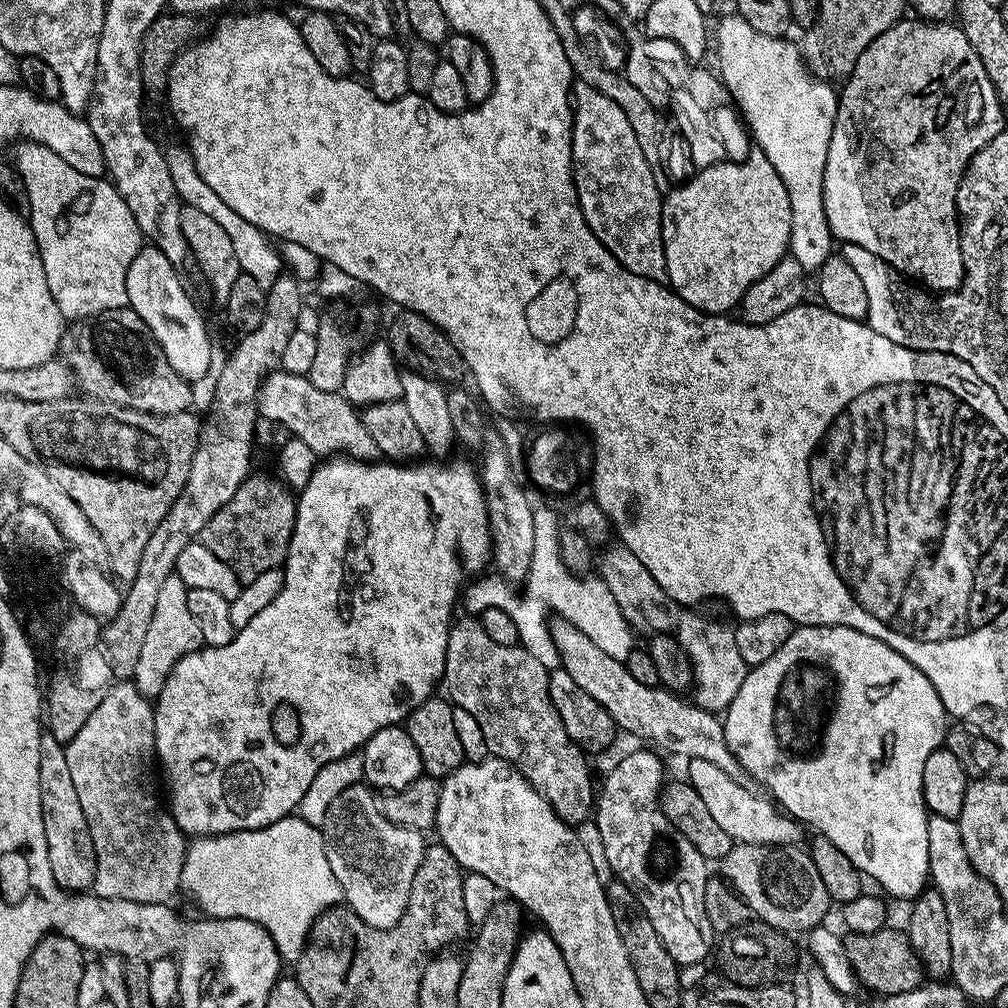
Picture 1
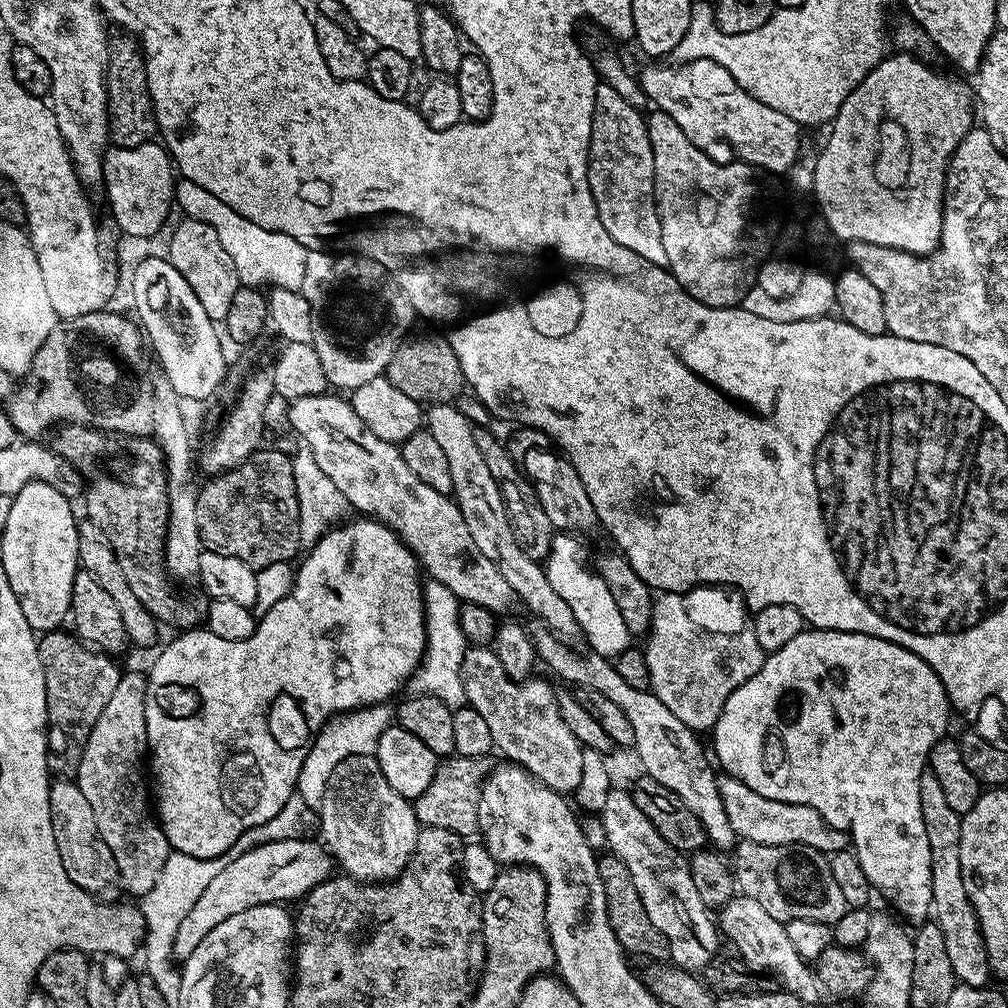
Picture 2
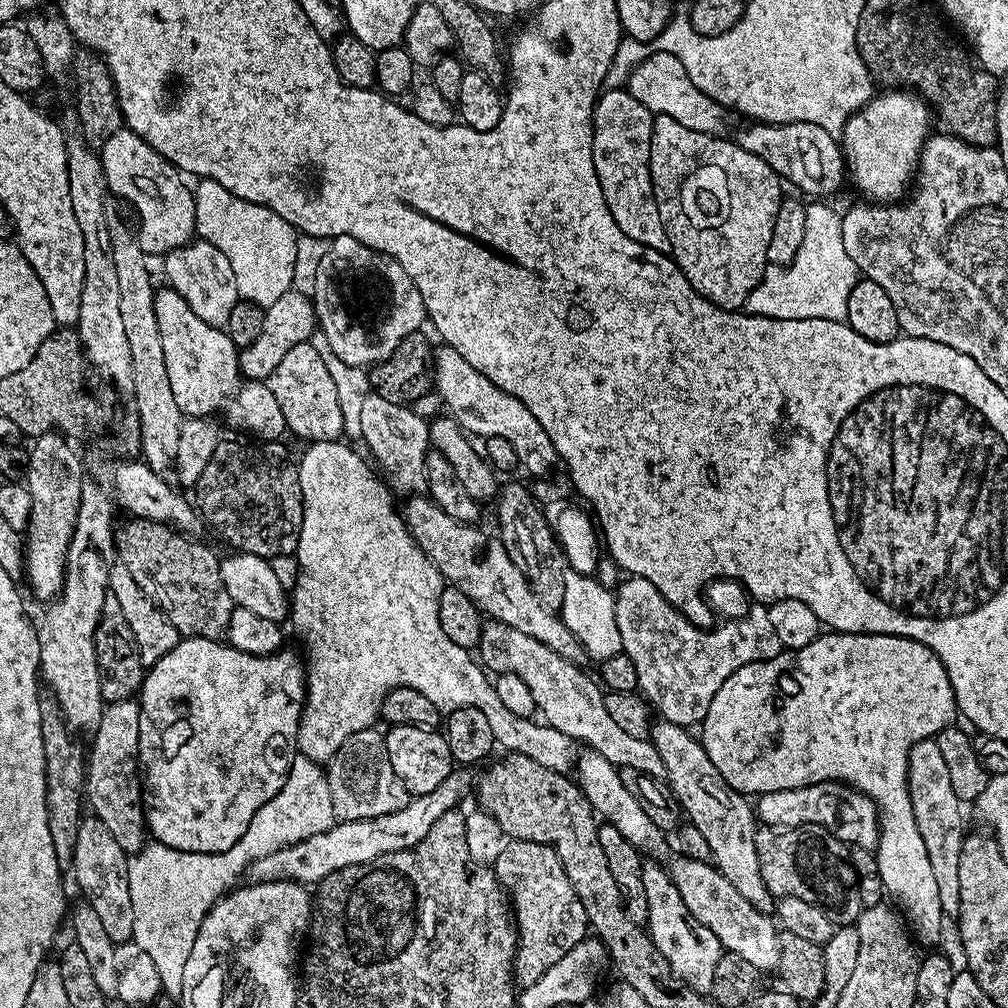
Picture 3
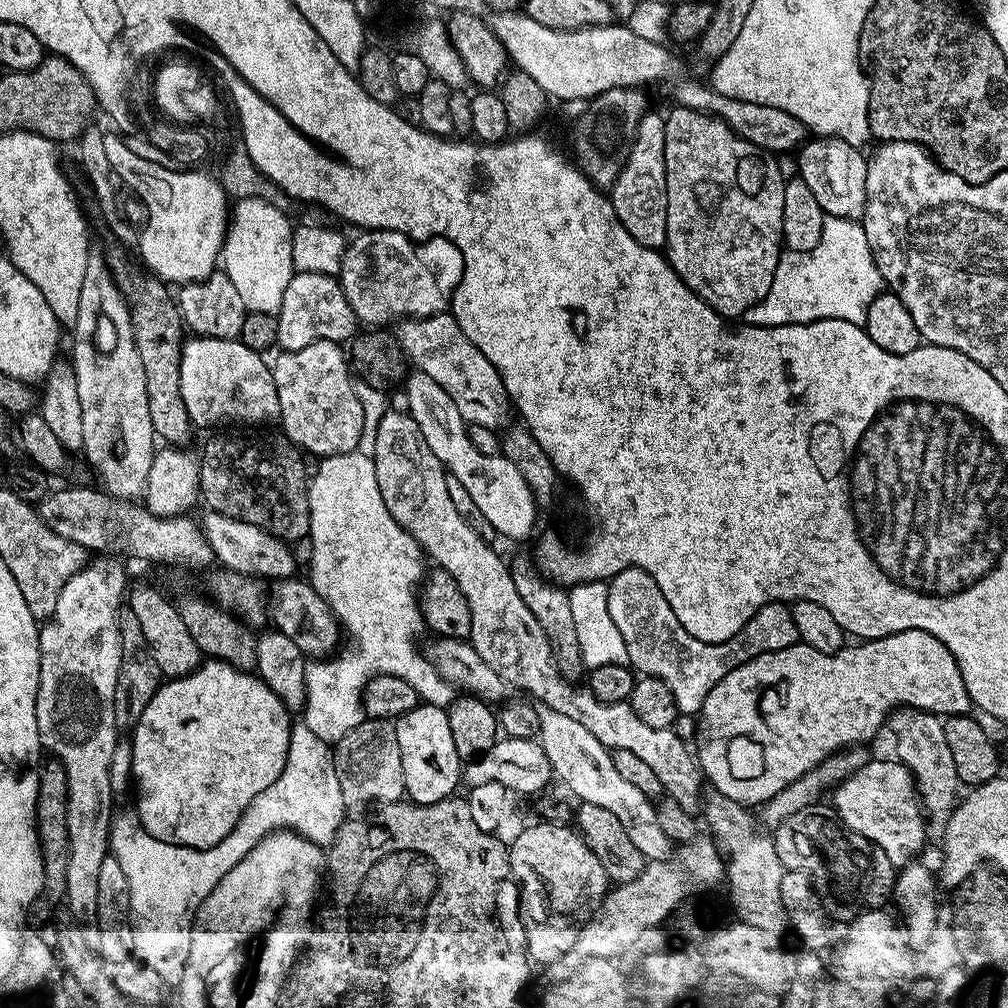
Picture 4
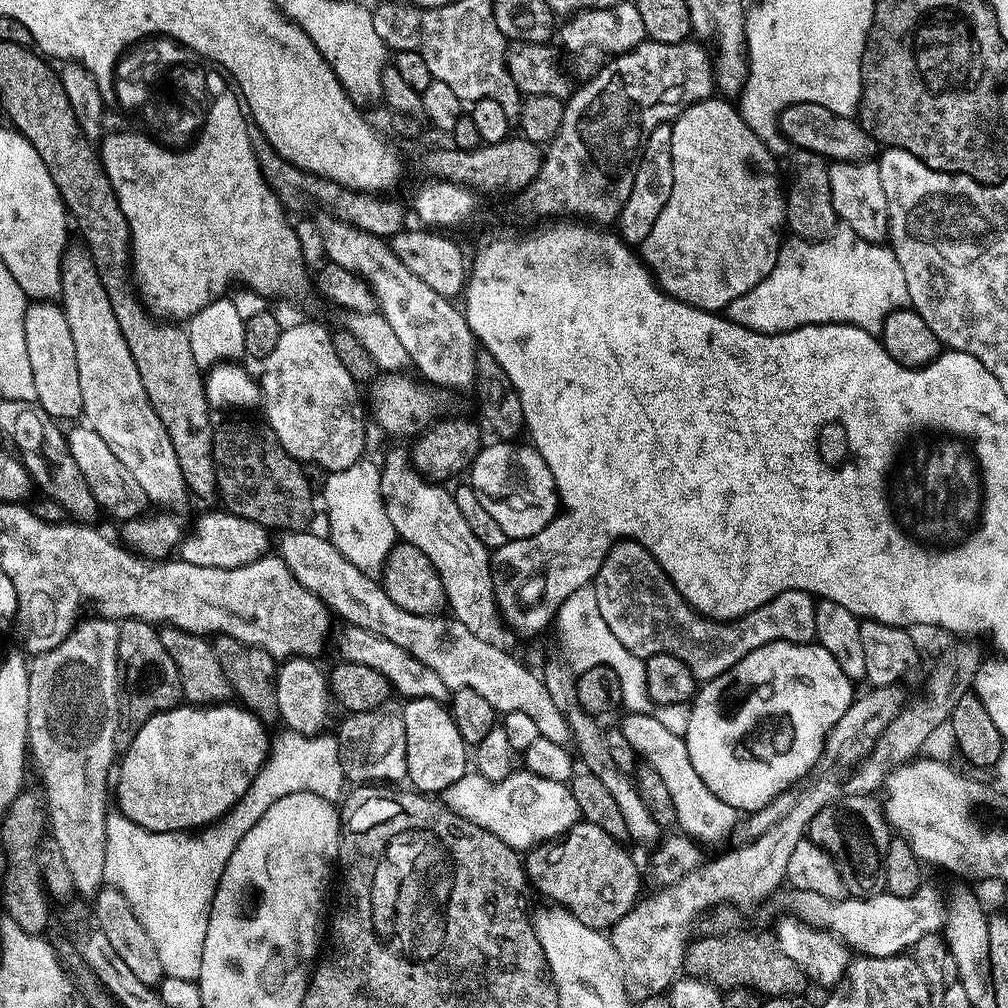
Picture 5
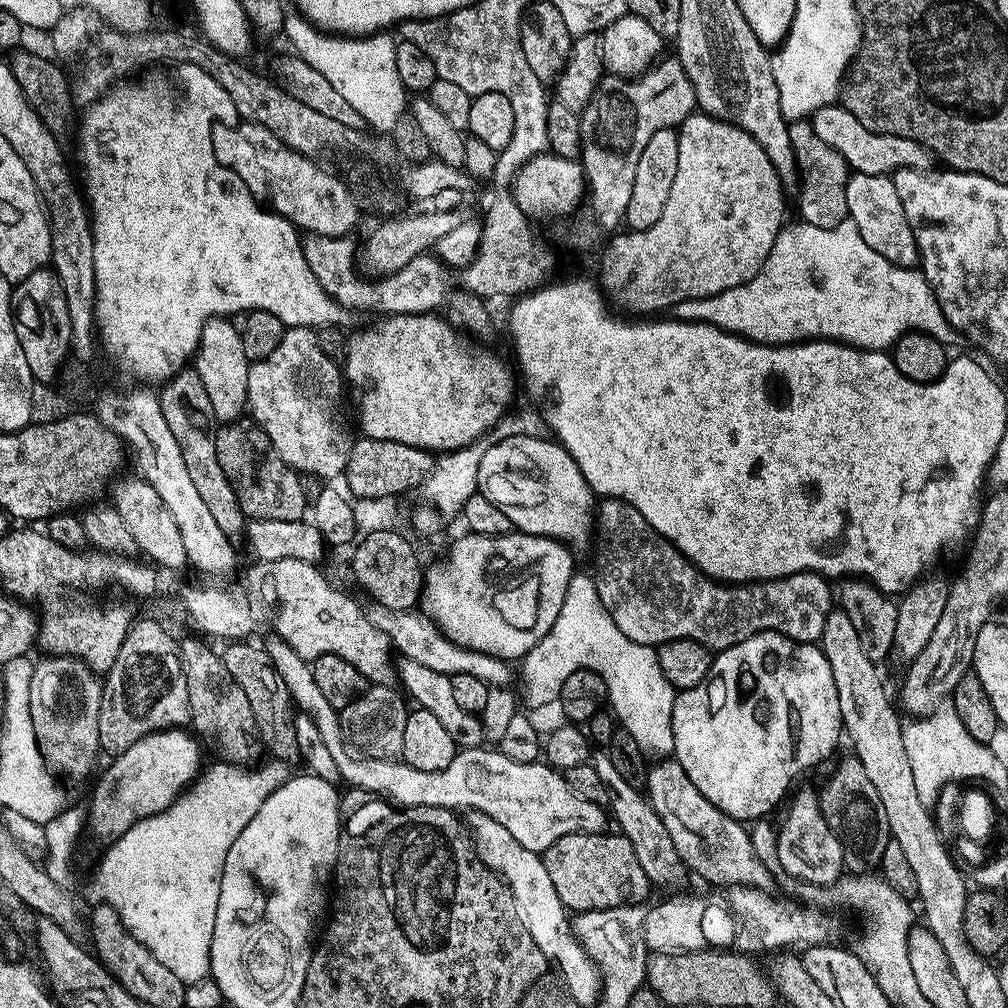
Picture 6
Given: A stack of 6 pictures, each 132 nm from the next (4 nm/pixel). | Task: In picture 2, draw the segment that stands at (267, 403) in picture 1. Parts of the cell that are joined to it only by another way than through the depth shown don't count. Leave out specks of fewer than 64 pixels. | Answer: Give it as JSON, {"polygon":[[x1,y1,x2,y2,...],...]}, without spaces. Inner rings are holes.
{"polygon":[[328,395,298,398,287,405,293,430,304,439,301,440,303,447,314,454,314,462,322,466,322,474,342,490,349,505,360,511,357,513,392,529,420,561,421,569,449,588,457,600,503,614,514,604,510,582,506,582,498,566,474,546,466,518,462,518,455,499,426,486,426,482,406,466,399,447,378,438,378,434,354,414,351,403,340,397,343,395]]}

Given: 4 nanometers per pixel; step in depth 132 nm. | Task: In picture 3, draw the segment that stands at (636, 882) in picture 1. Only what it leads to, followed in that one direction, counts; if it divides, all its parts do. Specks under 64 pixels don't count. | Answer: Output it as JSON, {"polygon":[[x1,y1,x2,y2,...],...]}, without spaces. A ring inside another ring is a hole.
{"polygon":[[645,863,642,882,648,899,646,931,651,936,654,946,662,950,662,958,670,962,673,974,681,982,689,984,692,988,711,989,714,982,714,966,718,966,722,955,722,947,714,931,690,914,682,895,678,892,678,886,671,880,671,874,663,863]]}

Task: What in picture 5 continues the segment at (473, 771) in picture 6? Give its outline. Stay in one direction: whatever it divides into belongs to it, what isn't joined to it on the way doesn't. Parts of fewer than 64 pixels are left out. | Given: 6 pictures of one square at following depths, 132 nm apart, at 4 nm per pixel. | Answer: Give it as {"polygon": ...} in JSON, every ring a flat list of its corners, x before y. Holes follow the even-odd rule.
{"polygon":[[522,768,514,770,502,782,492,783,484,775,467,772,442,794,442,802,466,821,490,830,508,846,528,852,547,840,553,840,579,823,580,812,568,784,542,778]]}

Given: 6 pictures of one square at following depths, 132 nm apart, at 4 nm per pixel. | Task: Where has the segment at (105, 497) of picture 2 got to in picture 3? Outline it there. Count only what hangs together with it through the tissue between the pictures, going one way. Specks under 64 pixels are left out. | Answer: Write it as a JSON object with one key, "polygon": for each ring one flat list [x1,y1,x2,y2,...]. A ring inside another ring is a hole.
{"polygon":[[129,519,124,529,119,529,119,563,130,570,134,582,163,610,166,618,181,634,181,637,201,636,207,640,220,640,228,631,230,614,234,607,230,594,222,582,221,557,191,535,177,532,170,524,153,520]]}

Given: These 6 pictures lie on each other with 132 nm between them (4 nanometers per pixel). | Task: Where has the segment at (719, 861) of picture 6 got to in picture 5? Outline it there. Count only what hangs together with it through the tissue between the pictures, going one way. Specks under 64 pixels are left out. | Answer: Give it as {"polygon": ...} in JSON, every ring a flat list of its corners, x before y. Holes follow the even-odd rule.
{"polygon":[[628,712,625,717,624,721,619,721,618,727,622,734,626,734,626,742,634,746,637,757,642,758,643,763,656,770,662,778,662,786,667,787,674,804,675,827,701,846,722,843,736,828,738,810,722,802,722,798,715,796,710,786,698,778,698,770,694,770,694,762,690,762,690,750,686,750,683,735,677,729,675,732,667,728,662,722,664,720,652,712]]}

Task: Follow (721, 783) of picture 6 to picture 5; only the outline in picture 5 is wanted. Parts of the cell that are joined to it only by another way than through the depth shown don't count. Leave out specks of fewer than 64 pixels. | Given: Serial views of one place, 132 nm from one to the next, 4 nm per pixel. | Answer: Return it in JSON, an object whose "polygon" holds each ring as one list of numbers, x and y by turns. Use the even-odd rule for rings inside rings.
{"polygon":[[770,642,766,646,758,646,746,658,742,658,730,670,726,670,720,676,699,685,698,691,691,701,688,712,688,725,682,728,682,735,686,742,686,750,690,750,690,762,694,762,694,770,698,770,698,778,710,786,710,790,722,802,734,806,741,813,751,814,757,812,759,808,765,808,775,796,780,796,783,792,789,791,795,780,800,780,816,763,821,763,824,754,824,741,827,740,834,722,846,714,846,710,851,706,854,699,854,681,838,666,834,654,826,650,821,644,795,644,794,642]]}

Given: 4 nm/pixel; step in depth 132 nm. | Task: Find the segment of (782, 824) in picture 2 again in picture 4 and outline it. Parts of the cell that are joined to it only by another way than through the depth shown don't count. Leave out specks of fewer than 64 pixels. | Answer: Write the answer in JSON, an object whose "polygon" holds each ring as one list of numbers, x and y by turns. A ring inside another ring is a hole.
{"polygon":[[869,759,868,763,836,785,831,796,830,803,840,821,863,836,869,845,884,852,892,864,903,866,909,863,915,857,912,855,923,846,926,820,922,815,916,781,899,760]]}

